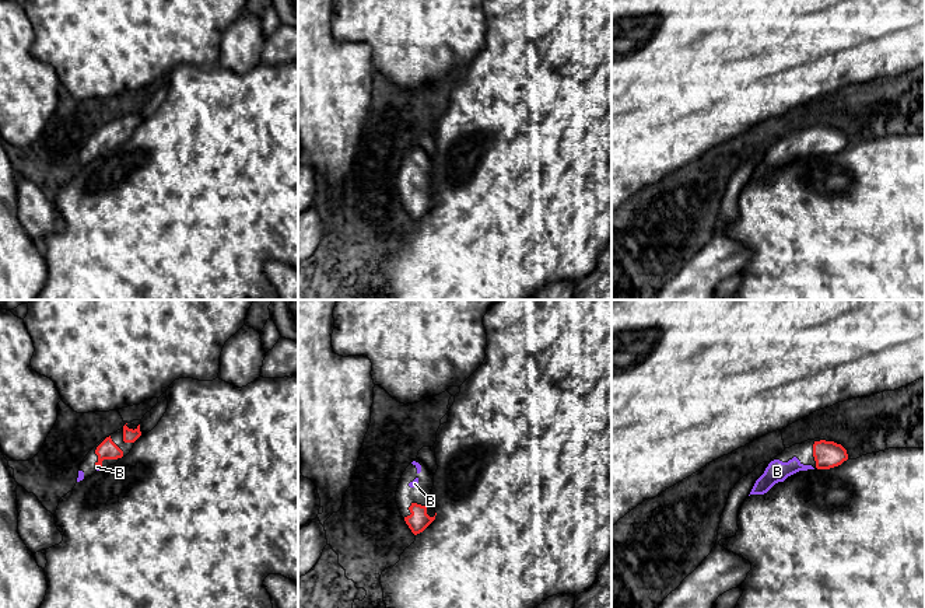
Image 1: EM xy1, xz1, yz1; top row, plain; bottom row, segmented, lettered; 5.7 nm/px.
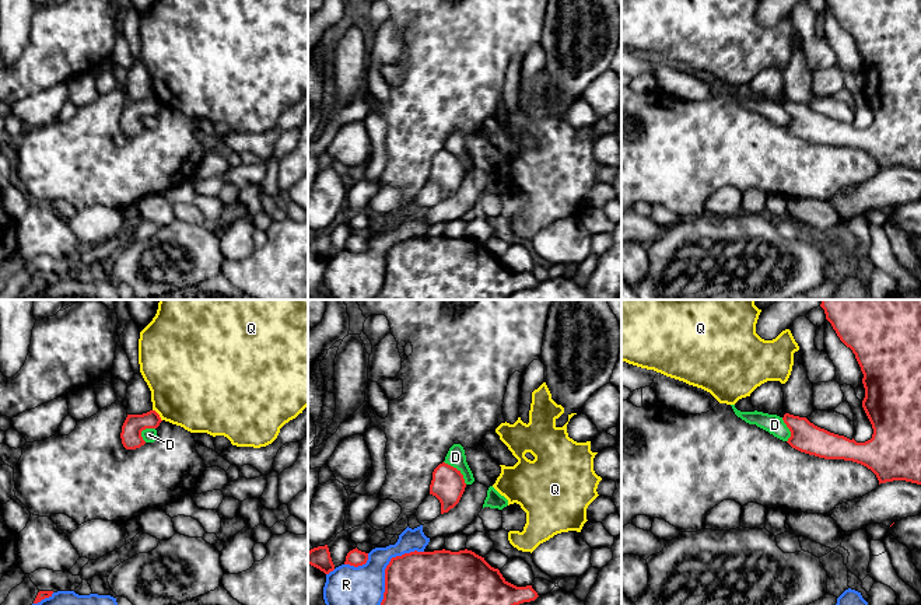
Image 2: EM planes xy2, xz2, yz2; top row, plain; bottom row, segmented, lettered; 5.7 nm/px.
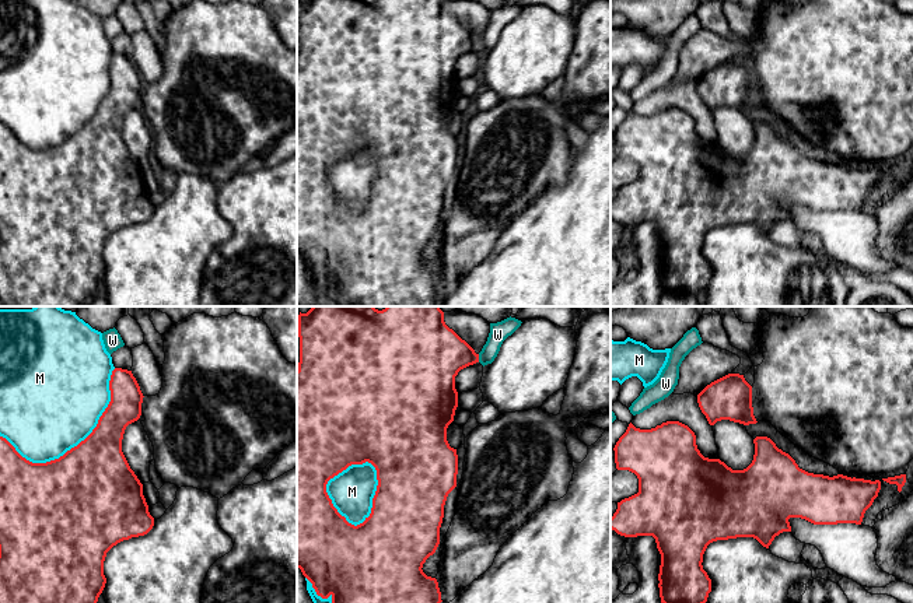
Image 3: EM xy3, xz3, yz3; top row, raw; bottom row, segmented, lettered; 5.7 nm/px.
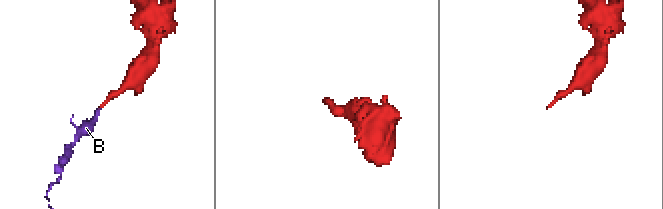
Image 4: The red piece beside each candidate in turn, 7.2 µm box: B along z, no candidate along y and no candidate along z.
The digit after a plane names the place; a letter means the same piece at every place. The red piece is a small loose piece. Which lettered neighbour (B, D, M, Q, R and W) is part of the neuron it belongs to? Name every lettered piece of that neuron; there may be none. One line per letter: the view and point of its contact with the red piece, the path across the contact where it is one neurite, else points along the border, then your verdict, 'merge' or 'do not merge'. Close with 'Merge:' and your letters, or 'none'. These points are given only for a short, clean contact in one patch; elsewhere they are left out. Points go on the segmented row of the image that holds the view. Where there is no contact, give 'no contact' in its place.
B: xy1 (98, 464) | across xy1 (107, 450), (98, 464), (97, 467) | merge
D: xz2 (458, 471) | along xz2 (444, 461), (452, 465), (466, 483) | do not merge
M: xz3 (375, 494) | do not merge
Q: xy2 (158, 415) | do not merge
R: xz2 (387, 566) | do not merge
W: xz3 (478, 358) | do not merge
Merge: B

